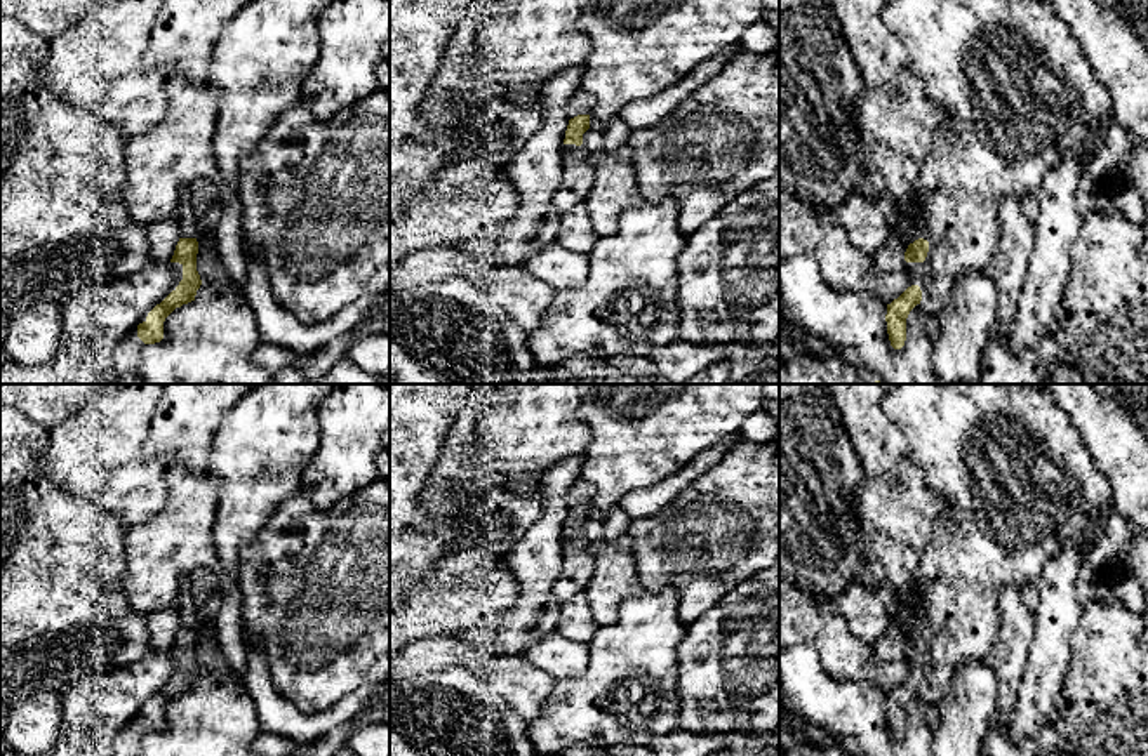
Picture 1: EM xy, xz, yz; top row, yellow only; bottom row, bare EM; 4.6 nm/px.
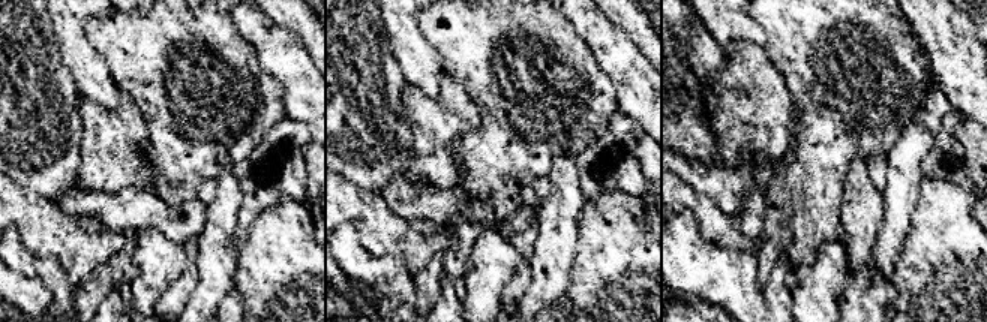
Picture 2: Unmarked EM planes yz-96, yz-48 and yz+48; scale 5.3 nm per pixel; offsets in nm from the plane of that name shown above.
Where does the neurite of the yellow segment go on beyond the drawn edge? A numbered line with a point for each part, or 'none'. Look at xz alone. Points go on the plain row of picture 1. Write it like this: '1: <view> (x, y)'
1: xz (576, 562)

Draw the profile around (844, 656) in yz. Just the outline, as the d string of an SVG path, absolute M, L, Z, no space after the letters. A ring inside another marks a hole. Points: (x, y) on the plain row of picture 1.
M779 577L779 652L805 641L816 647L823 669L837 680L866 680L891 693L917 674L906 659L880 659L842 615L819 608L809 593Z

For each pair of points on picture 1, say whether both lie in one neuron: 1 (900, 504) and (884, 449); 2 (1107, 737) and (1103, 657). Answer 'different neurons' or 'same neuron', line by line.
1: different neurons
2: same neuron

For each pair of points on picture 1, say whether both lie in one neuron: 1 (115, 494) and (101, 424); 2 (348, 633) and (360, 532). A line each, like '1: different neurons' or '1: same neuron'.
1: same neuron
2: same neuron

